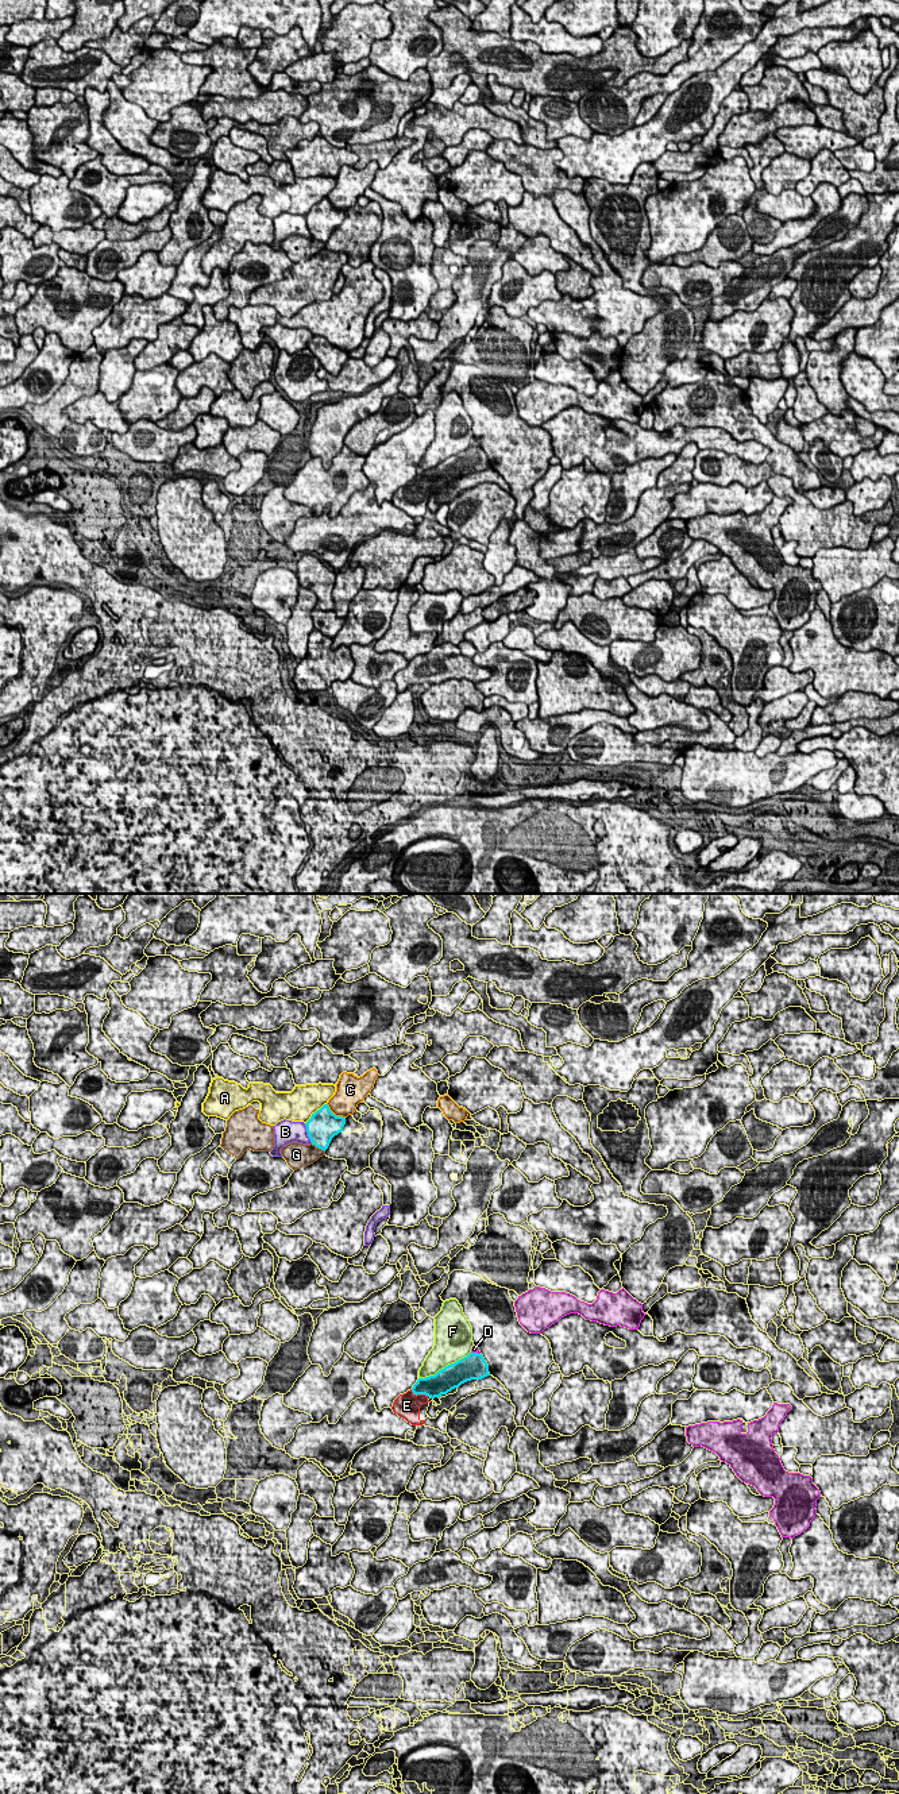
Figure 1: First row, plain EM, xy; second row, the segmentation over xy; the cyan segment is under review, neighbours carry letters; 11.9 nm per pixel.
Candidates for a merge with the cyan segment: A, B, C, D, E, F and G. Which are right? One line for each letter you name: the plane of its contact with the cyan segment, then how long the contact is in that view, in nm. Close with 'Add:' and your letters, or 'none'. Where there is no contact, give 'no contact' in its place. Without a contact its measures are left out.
E: meets cyan in xy; contact 240 nm long
Add: E

